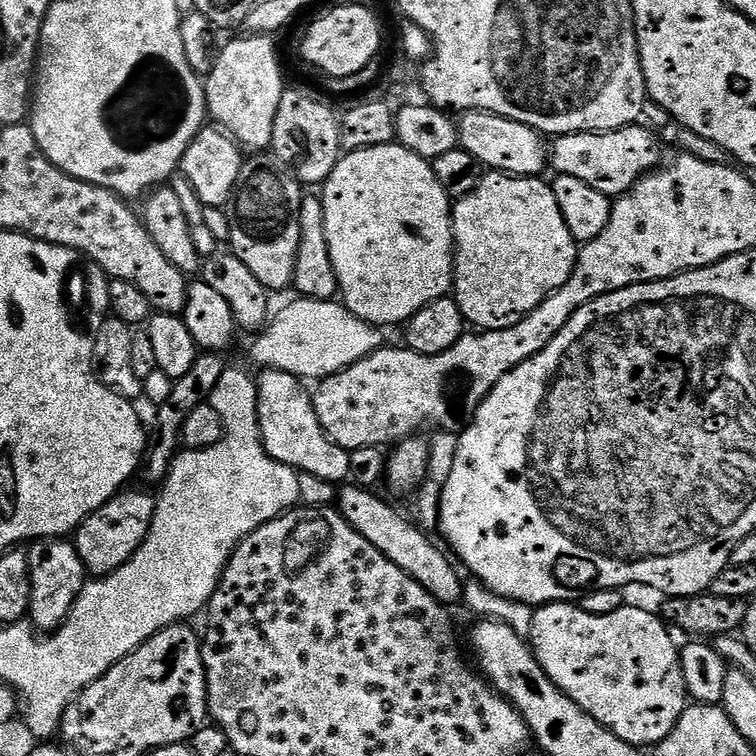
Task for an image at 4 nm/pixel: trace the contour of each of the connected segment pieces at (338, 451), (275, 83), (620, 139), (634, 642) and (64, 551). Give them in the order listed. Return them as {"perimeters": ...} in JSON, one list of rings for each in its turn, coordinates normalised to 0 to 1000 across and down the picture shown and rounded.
{"perimeters":[[[[351,487],[337,499],[339,513],[341,516],[341,563],[344,565],[344,578],[349,586],[352,601],[378,616],[390,619],[393,626],[403,631],[414,630],[418,635],[455,635],[463,630],[463,606],[460,597],[452,590],[447,590],[426,569],[426,558],[421,558],[421,548],[415,542],[413,519],[405,512],[403,504],[396,497],[374,492],[366,487]]],[[[337,45],[319,46],[319,53],[307,53],[290,65],[286,83],[272,102],[270,111],[270,136],[276,155],[280,153],[287,165],[300,175],[319,197],[333,204],[344,204],[358,197],[362,183],[362,156],[368,151],[368,140],[373,135],[373,124],[378,115],[376,95],[370,91],[370,74],[365,70],[365,53],[358,48]]],[[[843,161],[811,175],[761,175],[734,181],[728,190],[729,221],[735,221],[739,231],[770,235],[786,251],[819,262],[874,216],[873,185],[849,165]]],[[[757,796],[745,799],[722,799],[708,806],[709,810],[704,815],[704,841],[701,840],[701,856],[705,865],[709,866],[709,874],[717,881],[717,886],[722,886],[722,892],[734,902],[745,915],[747,915],[759,930],[770,934],[770,939],[775,939],[775,944],[780,944],[787,950],[798,963],[804,963],[817,976],[823,976],[829,984],[843,987],[866,987],[876,983],[897,955],[897,950],[905,942],[907,933],[911,930],[913,922],[905,898],[902,897],[902,886],[899,885],[899,864],[897,852],[889,848],[889,841],[882,836],[880,821],[872,813],[868,815],[862,810],[856,810],[852,804],[835,804],[827,802],[812,807],[807,812],[780,812],[771,802],[763,802]]],[[[90,712],[49,714],[36,726],[42,761],[42,790],[37,803],[40,824],[49,837],[67,839],[85,825],[114,771],[108,738],[103,738],[99,718]]]]}

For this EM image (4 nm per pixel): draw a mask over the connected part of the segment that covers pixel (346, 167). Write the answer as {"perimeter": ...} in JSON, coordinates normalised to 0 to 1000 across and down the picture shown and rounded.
{"perimeter":[[[526,188],[511,193],[480,196],[472,201],[451,205],[450,213],[434,231],[426,245],[426,263],[429,282],[431,283],[431,320],[437,325],[437,347],[442,347],[442,362],[447,377],[448,390],[452,393],[455,406],[462,407],[475,423],[485,429],[509,431],[508,429],[538,430],[540,423],[553,410],[569,405],[569,399],[583,397],[594,390],[601,381],[601,319],[598,315],[598,276],[599,266],[594,265],[590,251],[585,251],[585,241],[574,230],[570,216],[558,210],[553,204],[537,198]]]}

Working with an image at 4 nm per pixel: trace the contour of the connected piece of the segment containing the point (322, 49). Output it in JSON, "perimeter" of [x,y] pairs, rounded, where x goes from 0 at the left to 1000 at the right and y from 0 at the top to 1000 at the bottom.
{"perimeter":[[[455,5],[431,17],[425,26],[409,34],[407,49],[402,53],[403,82],[425,90],[431,99],[444,106],[474,98],[474,93],[504,73],[501,69],[503,32],[492,22],[491,13],[476,5]]]}

